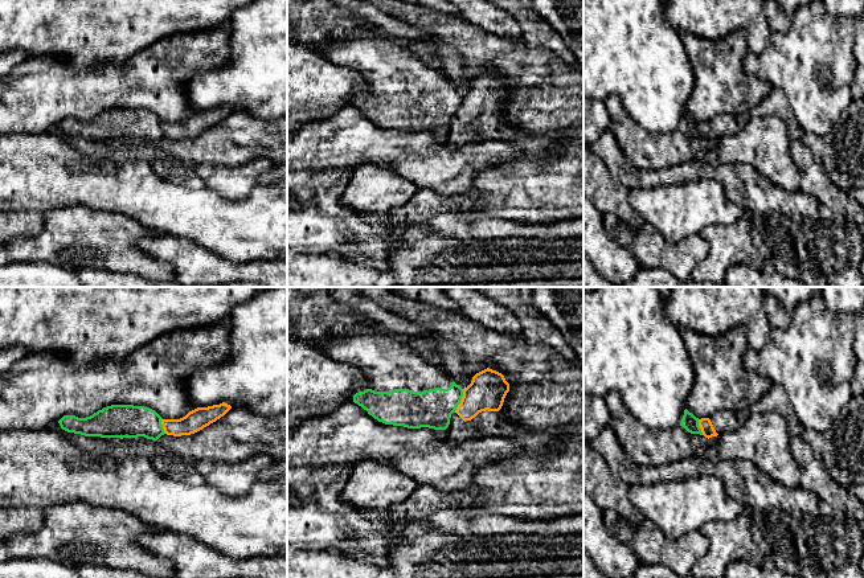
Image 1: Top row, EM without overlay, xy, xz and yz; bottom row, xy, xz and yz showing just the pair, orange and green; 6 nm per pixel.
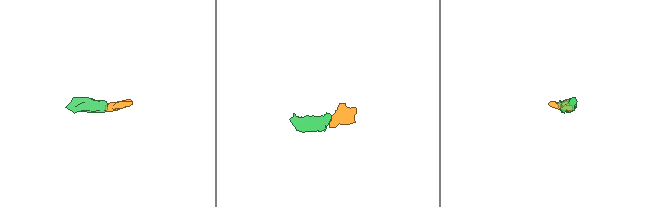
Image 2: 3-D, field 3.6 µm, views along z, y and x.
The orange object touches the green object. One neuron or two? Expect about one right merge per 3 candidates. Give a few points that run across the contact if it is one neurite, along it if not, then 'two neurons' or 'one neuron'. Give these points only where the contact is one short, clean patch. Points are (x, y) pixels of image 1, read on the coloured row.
line xz (463, 389), (461, 402), (454, 412); two neurons

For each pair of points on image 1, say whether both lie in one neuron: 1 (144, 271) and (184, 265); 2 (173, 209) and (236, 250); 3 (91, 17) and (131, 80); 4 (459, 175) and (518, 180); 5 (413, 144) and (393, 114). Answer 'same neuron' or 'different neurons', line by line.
1: different neurons
2: same neuron
3: different neurons
4: different neurons
5: different neurons

